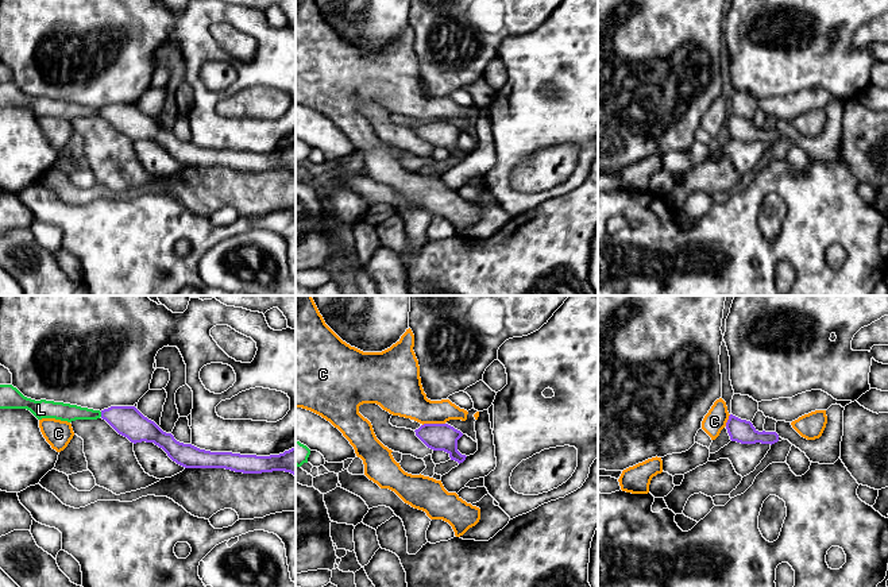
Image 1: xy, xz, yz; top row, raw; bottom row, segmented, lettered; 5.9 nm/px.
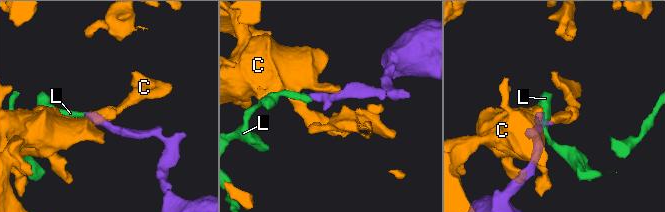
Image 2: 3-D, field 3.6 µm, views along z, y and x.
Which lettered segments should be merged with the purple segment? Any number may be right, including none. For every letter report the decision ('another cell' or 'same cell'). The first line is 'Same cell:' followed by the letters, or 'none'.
Same cell: none
C: another cell
L: another cell

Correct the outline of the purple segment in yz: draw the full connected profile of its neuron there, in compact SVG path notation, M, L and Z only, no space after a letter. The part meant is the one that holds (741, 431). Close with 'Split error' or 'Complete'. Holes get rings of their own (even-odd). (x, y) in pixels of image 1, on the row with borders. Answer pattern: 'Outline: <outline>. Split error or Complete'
Outline: M733 414L729 416L726 429L731 441L741 444L775 444L779 441L776 432L758 432L750 421L741 420Z. Complete

